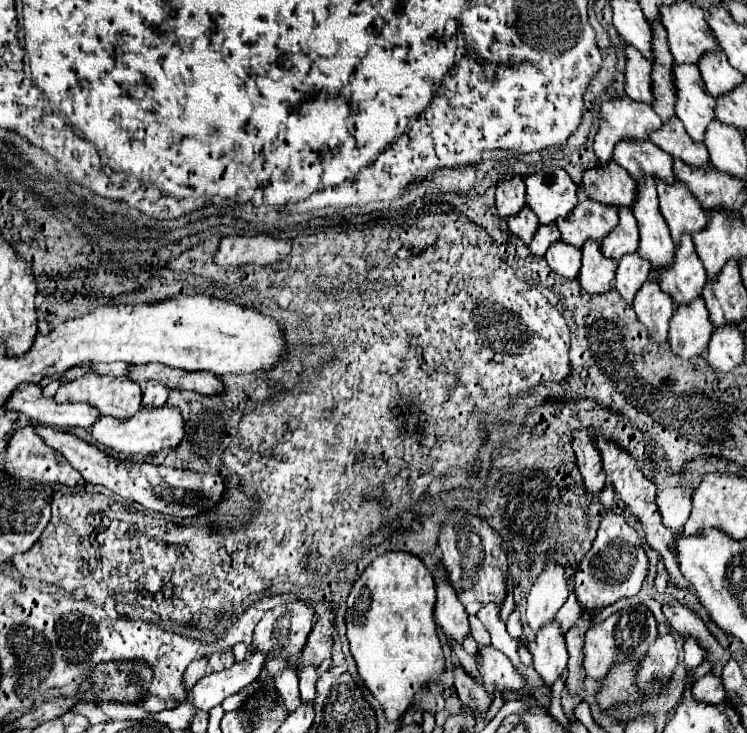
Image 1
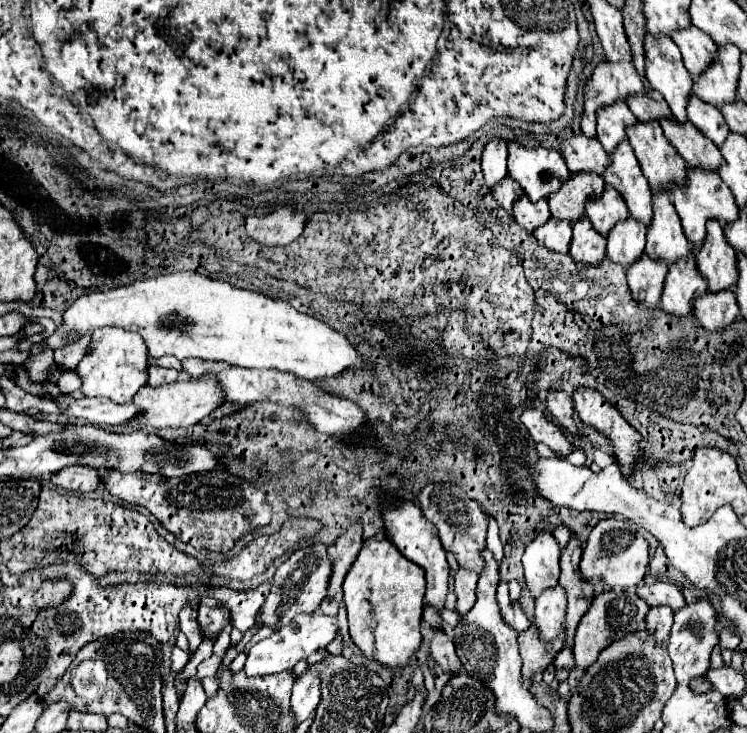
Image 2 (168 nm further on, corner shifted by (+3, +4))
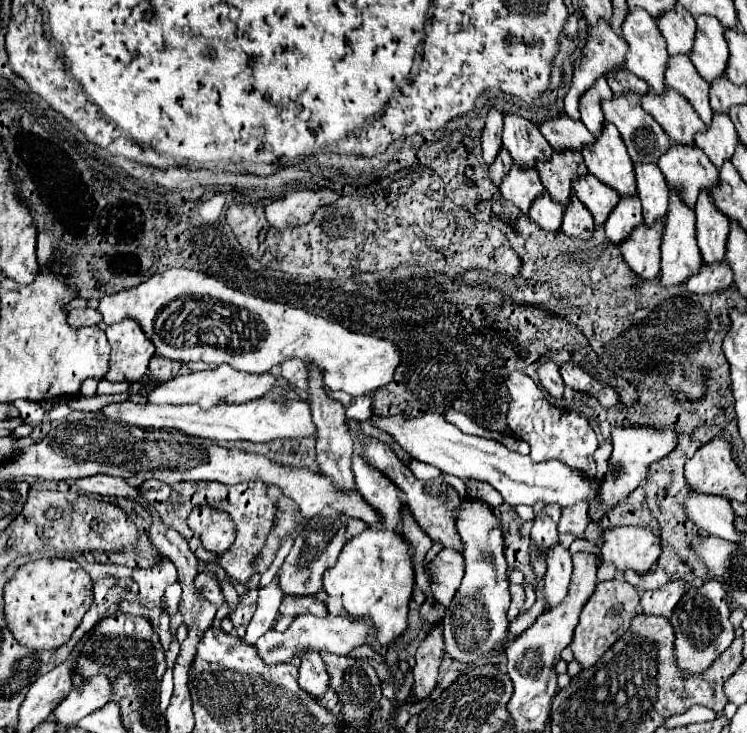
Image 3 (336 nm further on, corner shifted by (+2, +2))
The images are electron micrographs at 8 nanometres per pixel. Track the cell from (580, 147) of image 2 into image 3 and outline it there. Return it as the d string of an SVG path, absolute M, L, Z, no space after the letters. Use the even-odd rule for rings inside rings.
M568 115L542 121L540 131L556 151L582 151L596 143L596 137L584 127L584 123L574 121Z

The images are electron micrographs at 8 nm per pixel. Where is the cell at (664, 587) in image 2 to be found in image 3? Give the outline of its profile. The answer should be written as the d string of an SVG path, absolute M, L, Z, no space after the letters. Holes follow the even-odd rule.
M652 567L648 573L644 575L638 575L634 571L626 571L624 573L624 579L634 585L638 591L656 591L660 587L664 587L664 583L668 583L670 575L664 571L664 569L658 569L658 567Z

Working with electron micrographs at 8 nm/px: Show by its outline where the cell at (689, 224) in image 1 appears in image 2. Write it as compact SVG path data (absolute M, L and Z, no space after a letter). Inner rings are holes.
M637 121L629 125L627 139L651 189L667 189L671 183L683 183L687 163L663 137L657 121Z

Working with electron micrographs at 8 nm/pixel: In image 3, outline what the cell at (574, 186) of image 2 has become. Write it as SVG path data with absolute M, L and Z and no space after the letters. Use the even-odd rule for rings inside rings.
M554 151L548 163L536 163L536 171L546 193L562 207L568 207L568 199L572 199L572 177L588 175L584 157L574 151Z

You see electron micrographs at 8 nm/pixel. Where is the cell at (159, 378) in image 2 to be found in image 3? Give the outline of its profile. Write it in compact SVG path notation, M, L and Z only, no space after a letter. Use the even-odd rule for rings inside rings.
M152 357L148 375L152 379L158 379L158 381L170 381L172 377L178 375L180 367L182 367L180 361L172 361L172 359L164 359L164 357Z

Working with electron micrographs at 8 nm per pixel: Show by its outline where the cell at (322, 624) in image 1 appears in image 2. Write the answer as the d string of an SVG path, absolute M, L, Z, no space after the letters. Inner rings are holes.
M353 521L337 537L337 541L333 545L333 553L331 553L331 559L333 559L333 575L331 575L331 581L329 581L329 599L333 599L341 591L343 577L345 577L347 569L351 567L351 561L355 559L355 555L359 553L359 547L363 543L361 535L363 535L361 523L355 523Z

